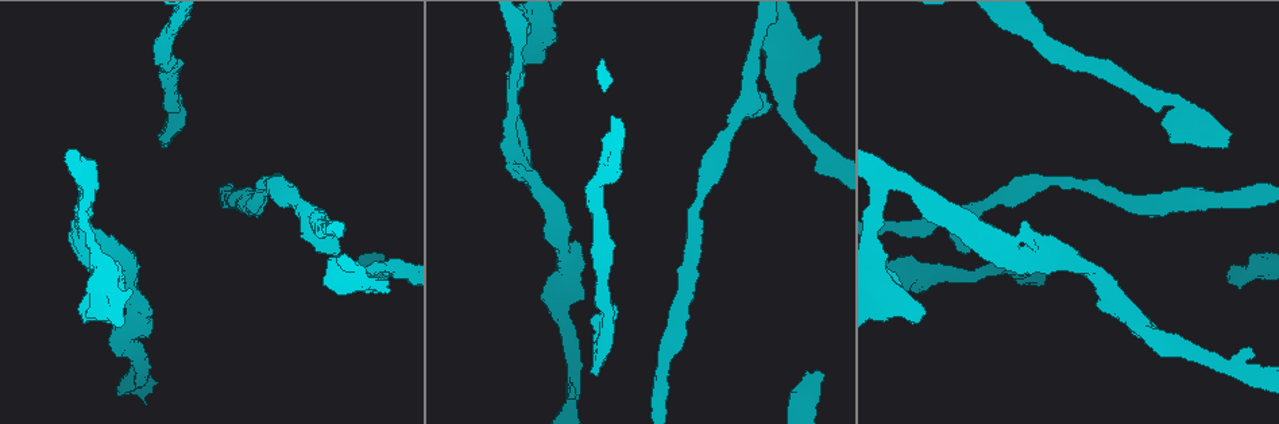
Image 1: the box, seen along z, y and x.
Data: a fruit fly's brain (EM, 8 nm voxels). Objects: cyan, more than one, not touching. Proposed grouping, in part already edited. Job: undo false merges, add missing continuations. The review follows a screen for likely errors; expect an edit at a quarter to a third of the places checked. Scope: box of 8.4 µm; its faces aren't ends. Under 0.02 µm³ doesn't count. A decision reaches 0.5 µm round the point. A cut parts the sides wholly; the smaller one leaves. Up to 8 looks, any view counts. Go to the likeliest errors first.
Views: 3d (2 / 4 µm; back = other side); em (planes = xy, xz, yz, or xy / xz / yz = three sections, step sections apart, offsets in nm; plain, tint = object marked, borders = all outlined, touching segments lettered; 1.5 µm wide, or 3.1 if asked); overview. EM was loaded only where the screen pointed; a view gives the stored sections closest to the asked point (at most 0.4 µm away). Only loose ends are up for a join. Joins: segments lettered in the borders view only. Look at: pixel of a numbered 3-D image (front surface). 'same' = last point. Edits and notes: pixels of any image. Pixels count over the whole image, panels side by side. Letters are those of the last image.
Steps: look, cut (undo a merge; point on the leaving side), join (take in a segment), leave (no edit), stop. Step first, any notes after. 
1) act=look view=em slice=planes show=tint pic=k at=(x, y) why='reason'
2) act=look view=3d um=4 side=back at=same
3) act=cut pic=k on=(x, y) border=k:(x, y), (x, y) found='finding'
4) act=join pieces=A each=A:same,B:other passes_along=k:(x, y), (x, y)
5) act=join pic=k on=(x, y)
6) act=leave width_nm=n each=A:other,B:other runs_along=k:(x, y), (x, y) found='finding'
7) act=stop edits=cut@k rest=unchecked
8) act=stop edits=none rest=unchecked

act=look view=3d um=4 pic=1 at=(1228, 145) why='branch stops here'

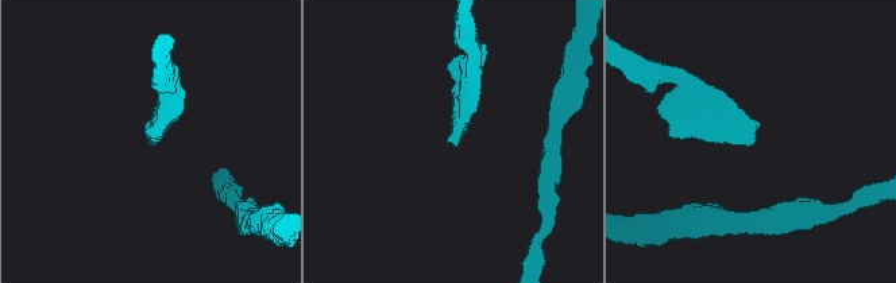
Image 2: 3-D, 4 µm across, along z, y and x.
act=look view=em slice=yz step=8 show=plain pic=2 at=(452, 139)

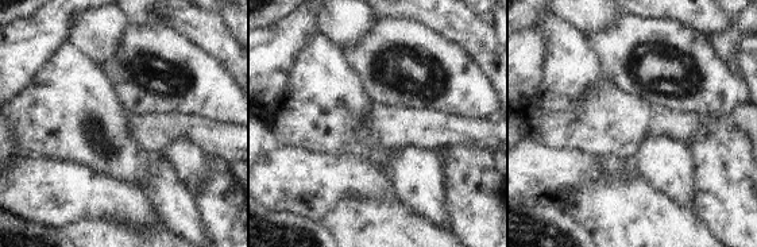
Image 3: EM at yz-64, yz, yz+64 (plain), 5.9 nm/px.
act=look view=em slice=yz step=8 show=borders at=same why='see the neighbours'

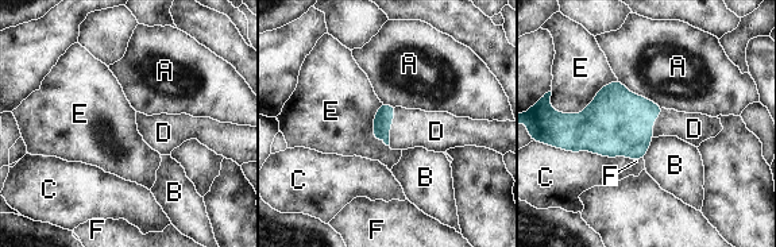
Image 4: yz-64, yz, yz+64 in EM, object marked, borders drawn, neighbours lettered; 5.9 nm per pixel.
act=join pieces=D each=A:other,B:other,C:other,D:same,E:other,F:other passes_along=4:(382, 123), (392, 126), (410, 128) found='the cell continues'

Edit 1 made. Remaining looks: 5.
act=look view=overview

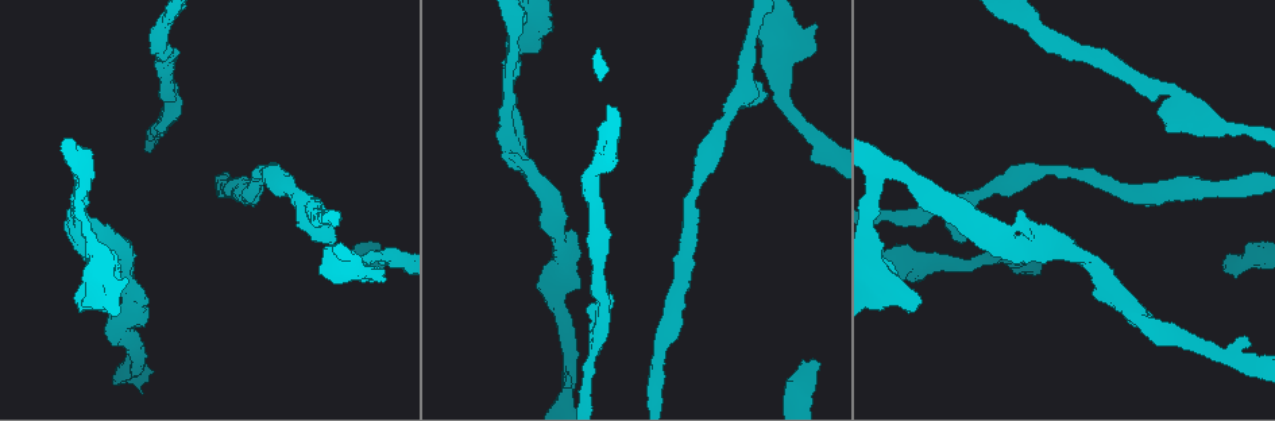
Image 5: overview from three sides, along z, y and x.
act=look view=em slice=xz step=4 show=borders pic=5 at=(817, 26) why='branch stops here'

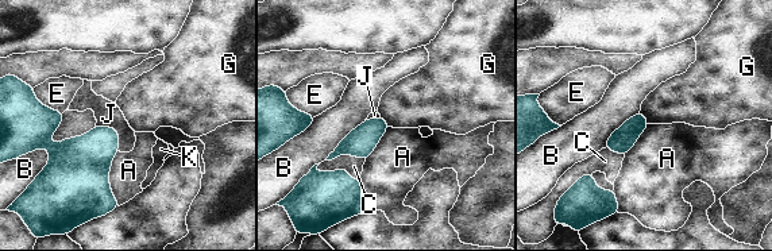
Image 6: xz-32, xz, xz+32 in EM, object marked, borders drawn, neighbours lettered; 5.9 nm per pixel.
act=leave each=A:other,B:other,C:other,E:other,G:other,J:other,K:other border=6:(640, 111), (649, 123) found='no lettered segment goes on from it'

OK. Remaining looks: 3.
act=look view=em slice=planes show=tint pic=5 at=(916, 308) why='an open end'

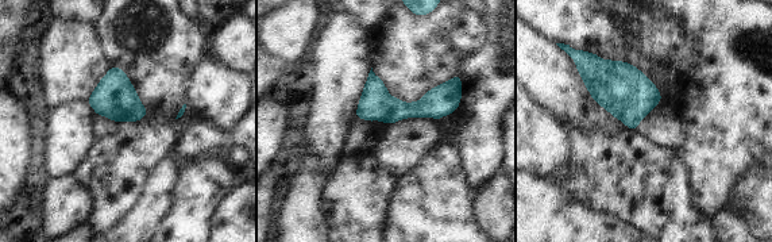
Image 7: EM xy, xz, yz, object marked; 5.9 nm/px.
act=look view=em slice=planes show=borders at=same

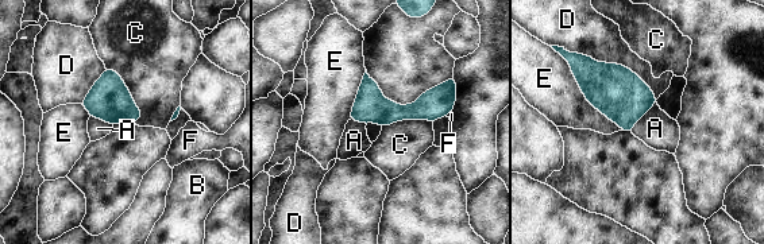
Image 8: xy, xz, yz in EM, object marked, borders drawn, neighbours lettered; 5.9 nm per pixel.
act=leave each=A:other,B:other,C:other,D:other,E:other,F:other runs_along=8:(451, 82), (421, 109), (354, 116) found='no lettered segment goes on from it'

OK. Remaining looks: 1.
act=stop edits=join@4 rest=unchecked

